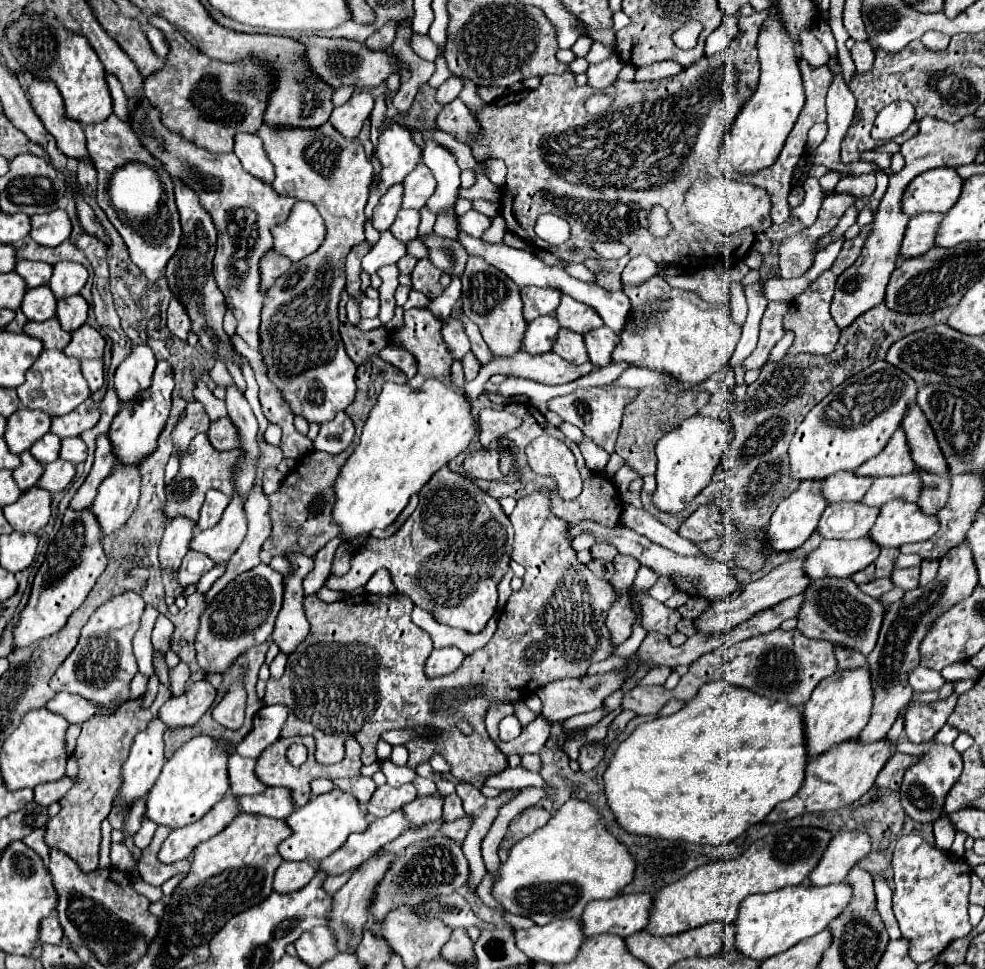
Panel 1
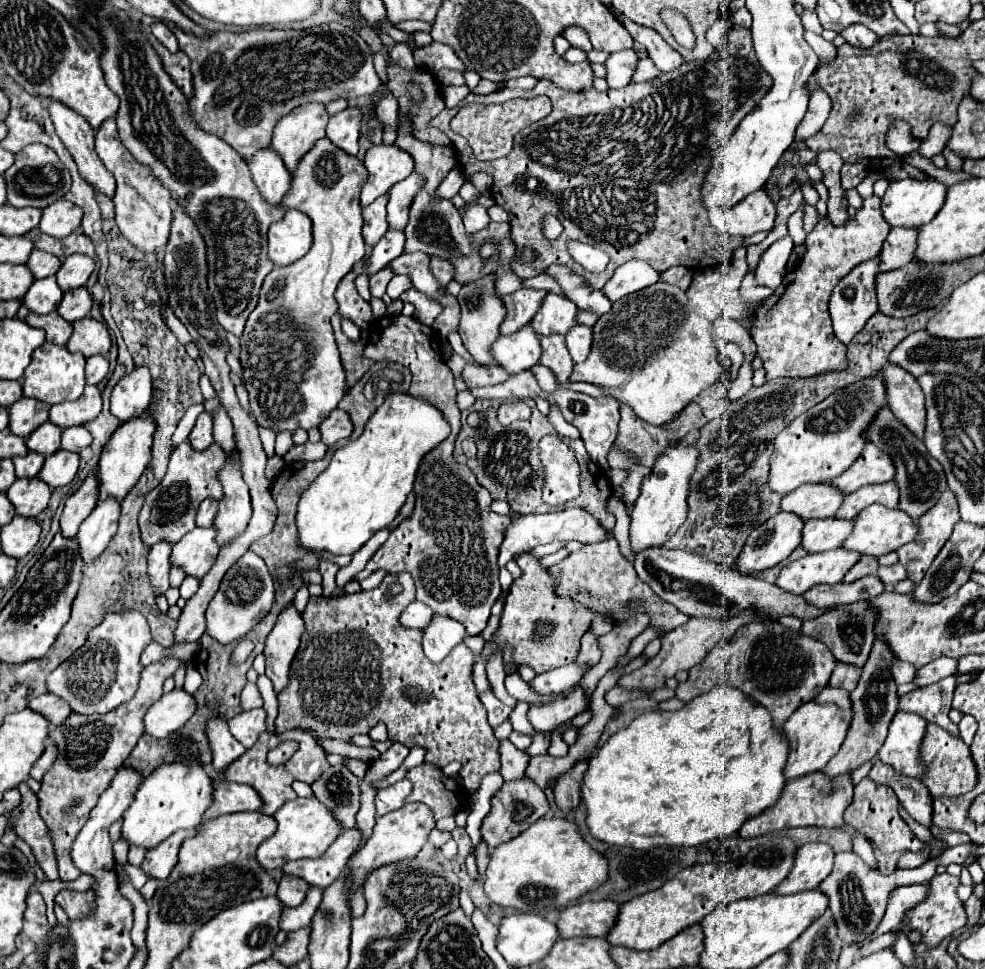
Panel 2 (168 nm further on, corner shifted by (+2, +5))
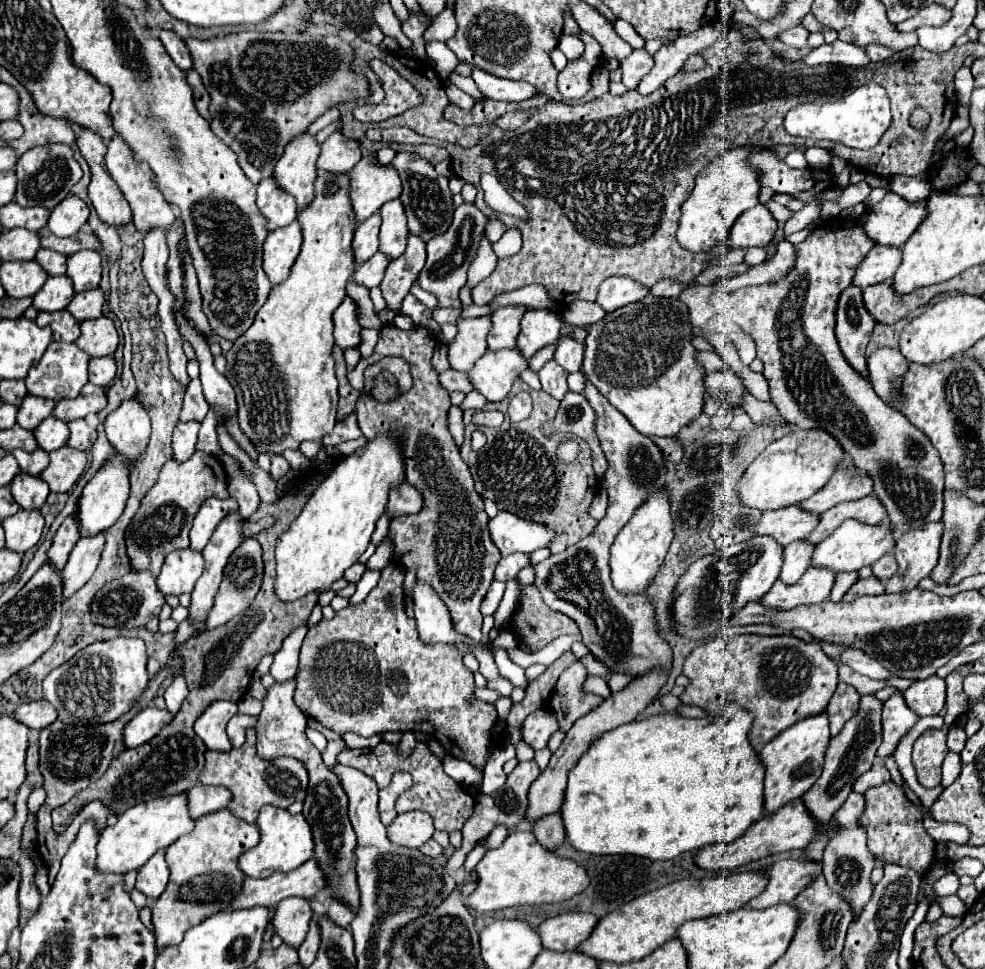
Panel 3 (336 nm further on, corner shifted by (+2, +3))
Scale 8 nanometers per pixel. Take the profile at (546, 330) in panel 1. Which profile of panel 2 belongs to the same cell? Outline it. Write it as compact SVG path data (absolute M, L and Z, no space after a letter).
M530 323L518 329L512 335L504 335L498 343L492 345L490 353L508 373L516 375L524 369L530 369L540 359L540 335L534 335Z

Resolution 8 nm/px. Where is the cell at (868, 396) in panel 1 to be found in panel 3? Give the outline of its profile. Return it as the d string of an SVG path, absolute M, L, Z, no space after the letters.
M798 429L768 445L766 451L762 451L748 465L746 473L742 473L742 479L738 479L734 493L738 493L738 501L742 501L742 505L758 511L774 511L798 505L804 499L812 497L816 491L820 491L840 463L842 447L832 435L822 429Z

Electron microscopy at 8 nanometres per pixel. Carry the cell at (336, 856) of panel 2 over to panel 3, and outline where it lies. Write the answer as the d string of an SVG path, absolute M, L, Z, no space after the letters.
M316 859L306 861L290 873L274 873L266 879L244 877L242 891L234 897L228 909L250 909L256 905L274 909L286 897L312 897L326 887L326 879Z

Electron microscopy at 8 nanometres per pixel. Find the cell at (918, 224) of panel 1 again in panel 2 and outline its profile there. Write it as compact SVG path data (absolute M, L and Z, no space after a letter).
M892 227L886 237L886 243L882 245L880 271L890 271L908 265L914 259L914 239L918 239L918 229Z

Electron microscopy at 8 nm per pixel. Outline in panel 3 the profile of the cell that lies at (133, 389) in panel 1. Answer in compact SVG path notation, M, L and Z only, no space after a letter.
M124 401L106 417L104 429L118 457L124 457L134 465L142 453L146 453L150 439L150 419L140 401Z

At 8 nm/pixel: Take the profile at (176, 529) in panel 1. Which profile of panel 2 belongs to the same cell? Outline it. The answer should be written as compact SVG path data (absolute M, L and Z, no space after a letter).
M160 541L150 549L150 555L148 555L148 575L150 575L156 595L166 593L166 589L170 587L168 583L168 575L172 569L170 551L172 551L172 543Z

